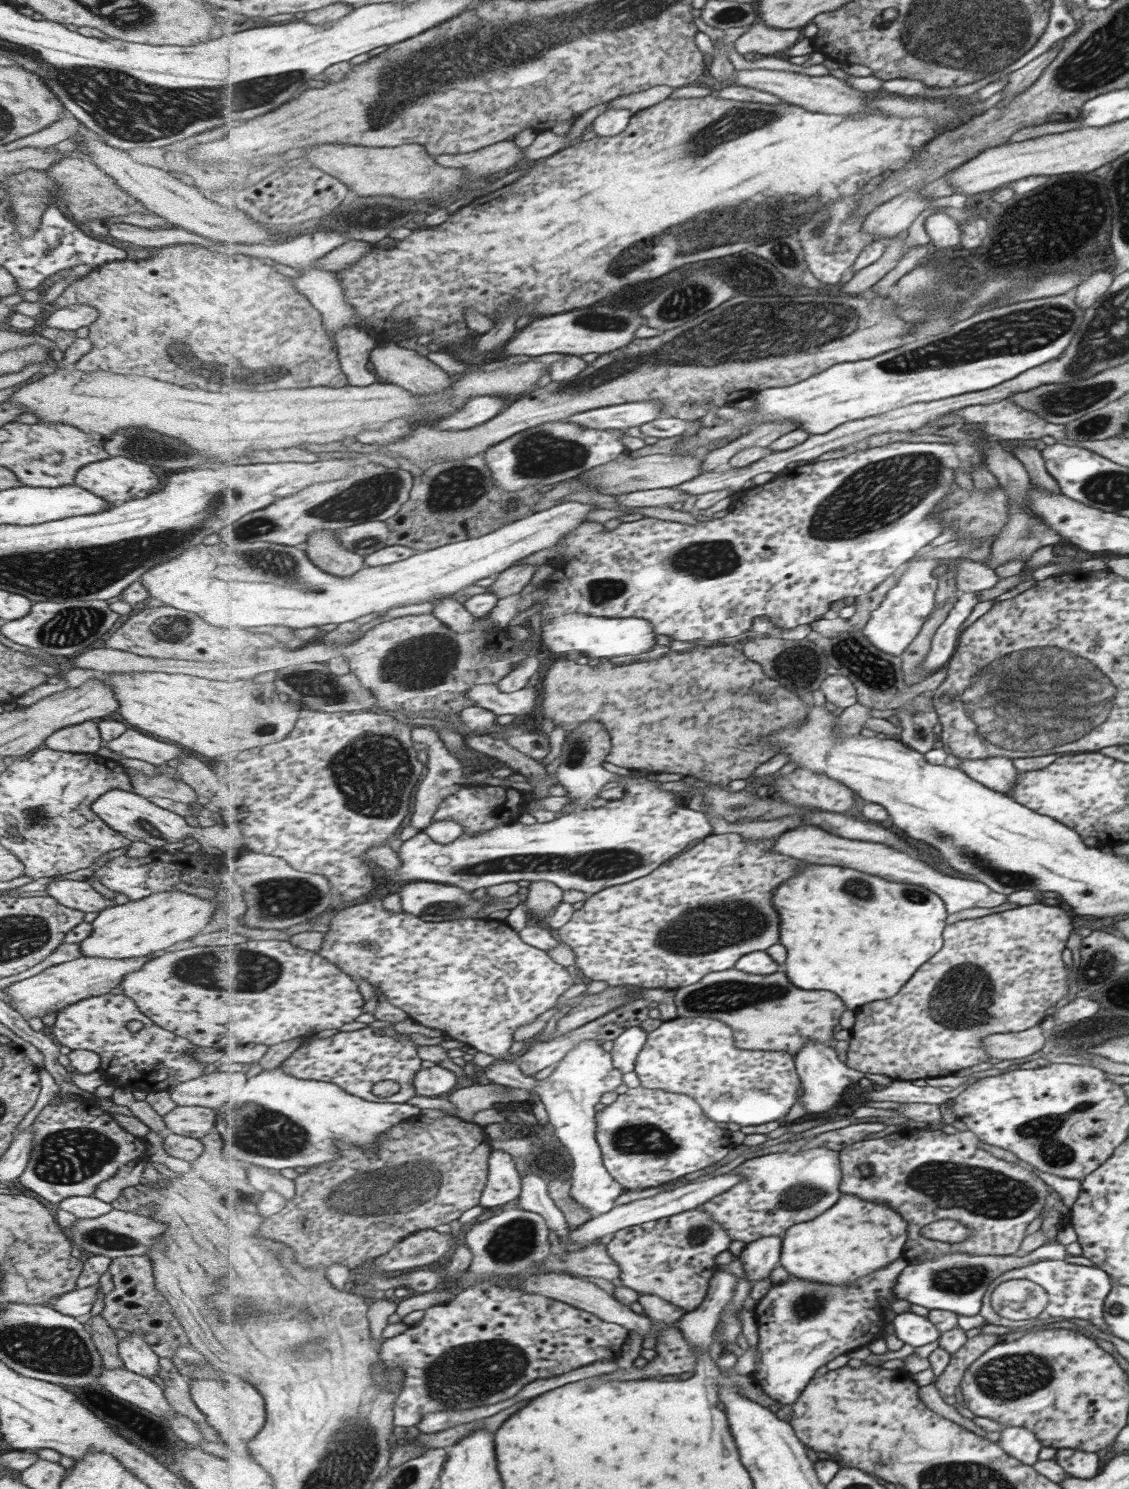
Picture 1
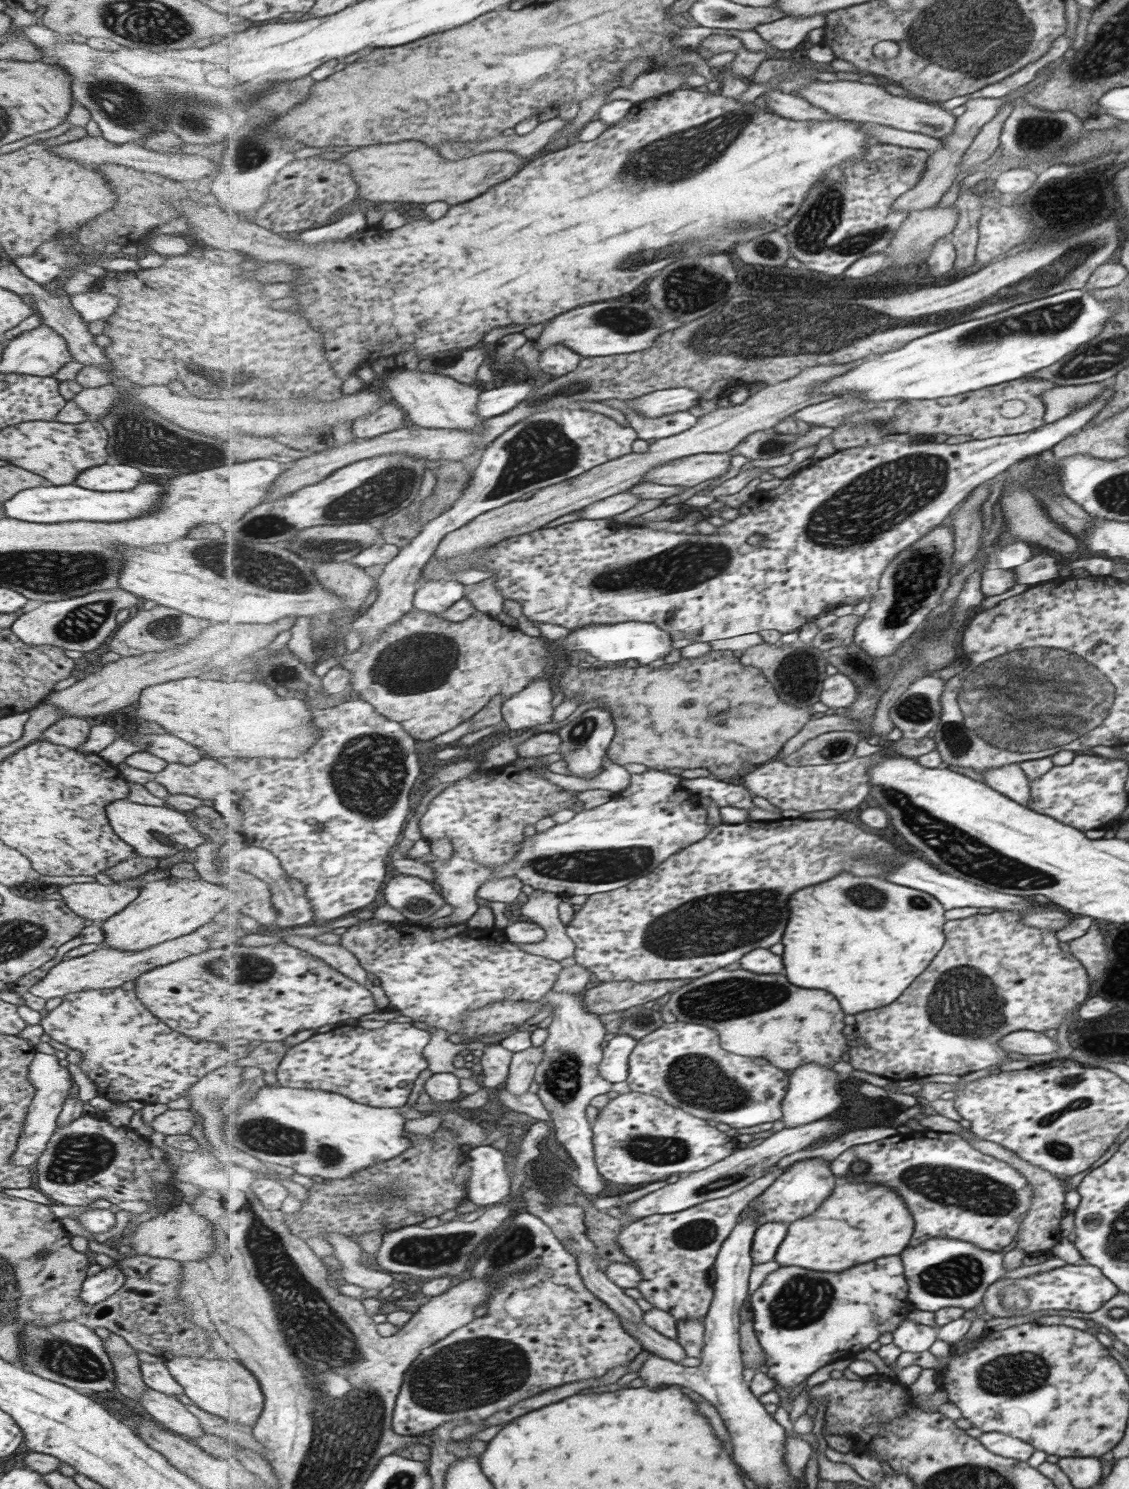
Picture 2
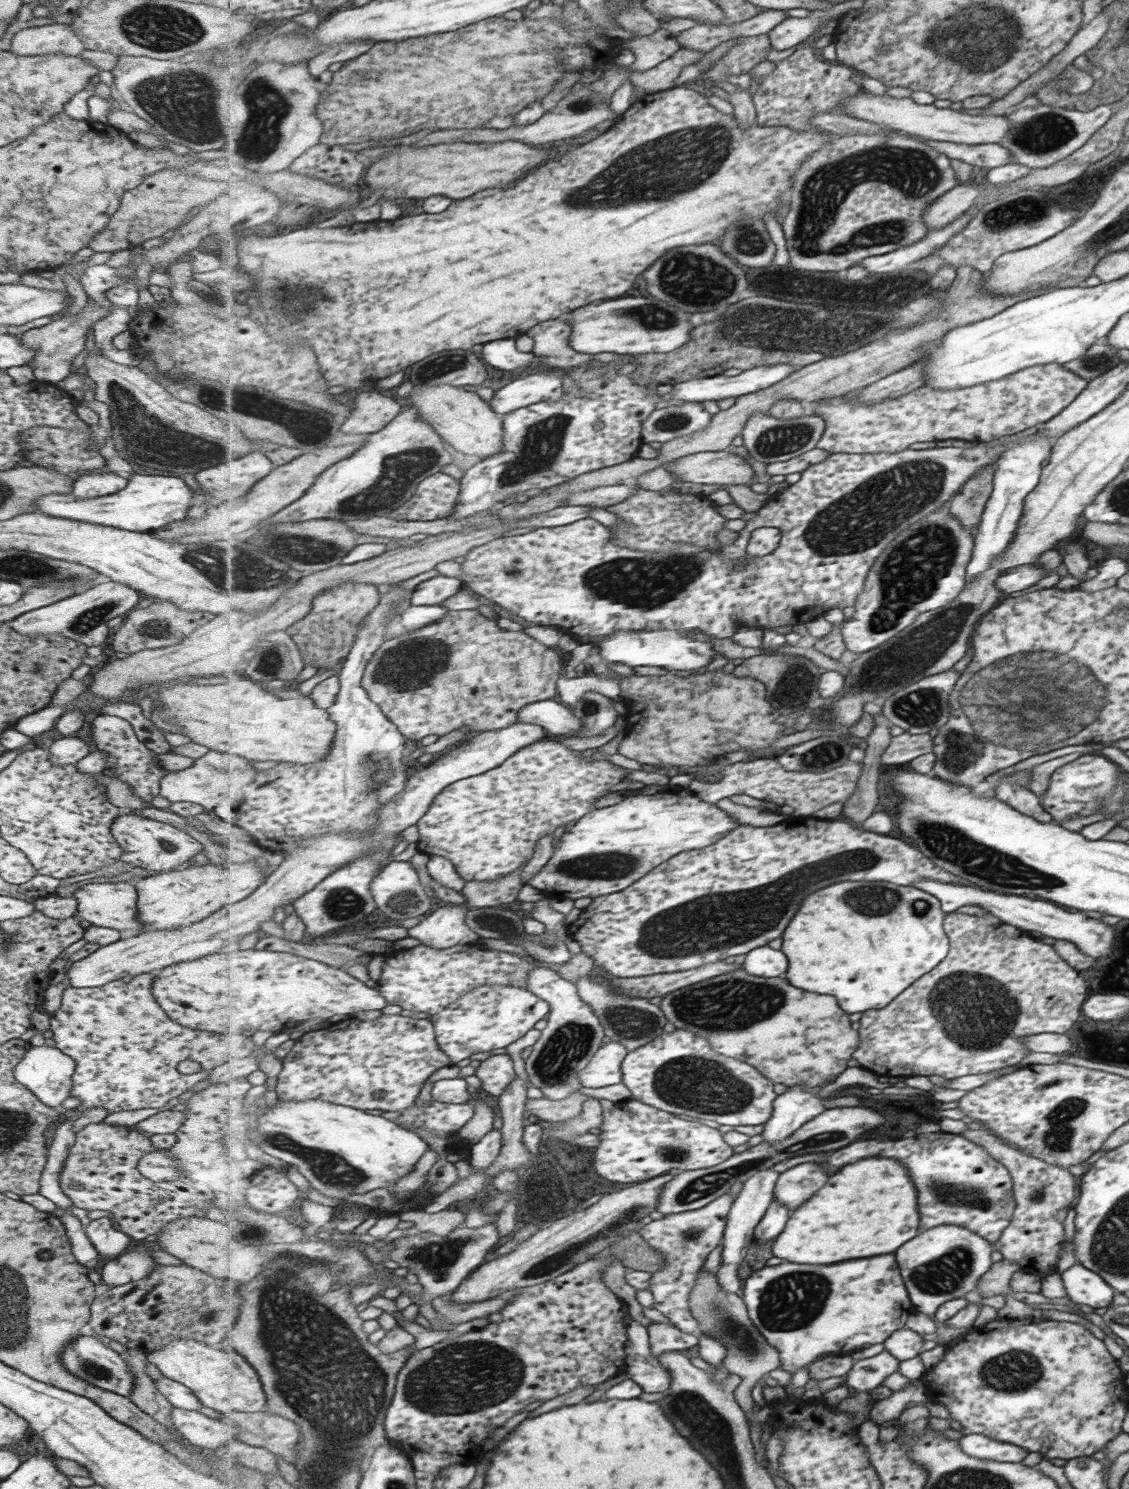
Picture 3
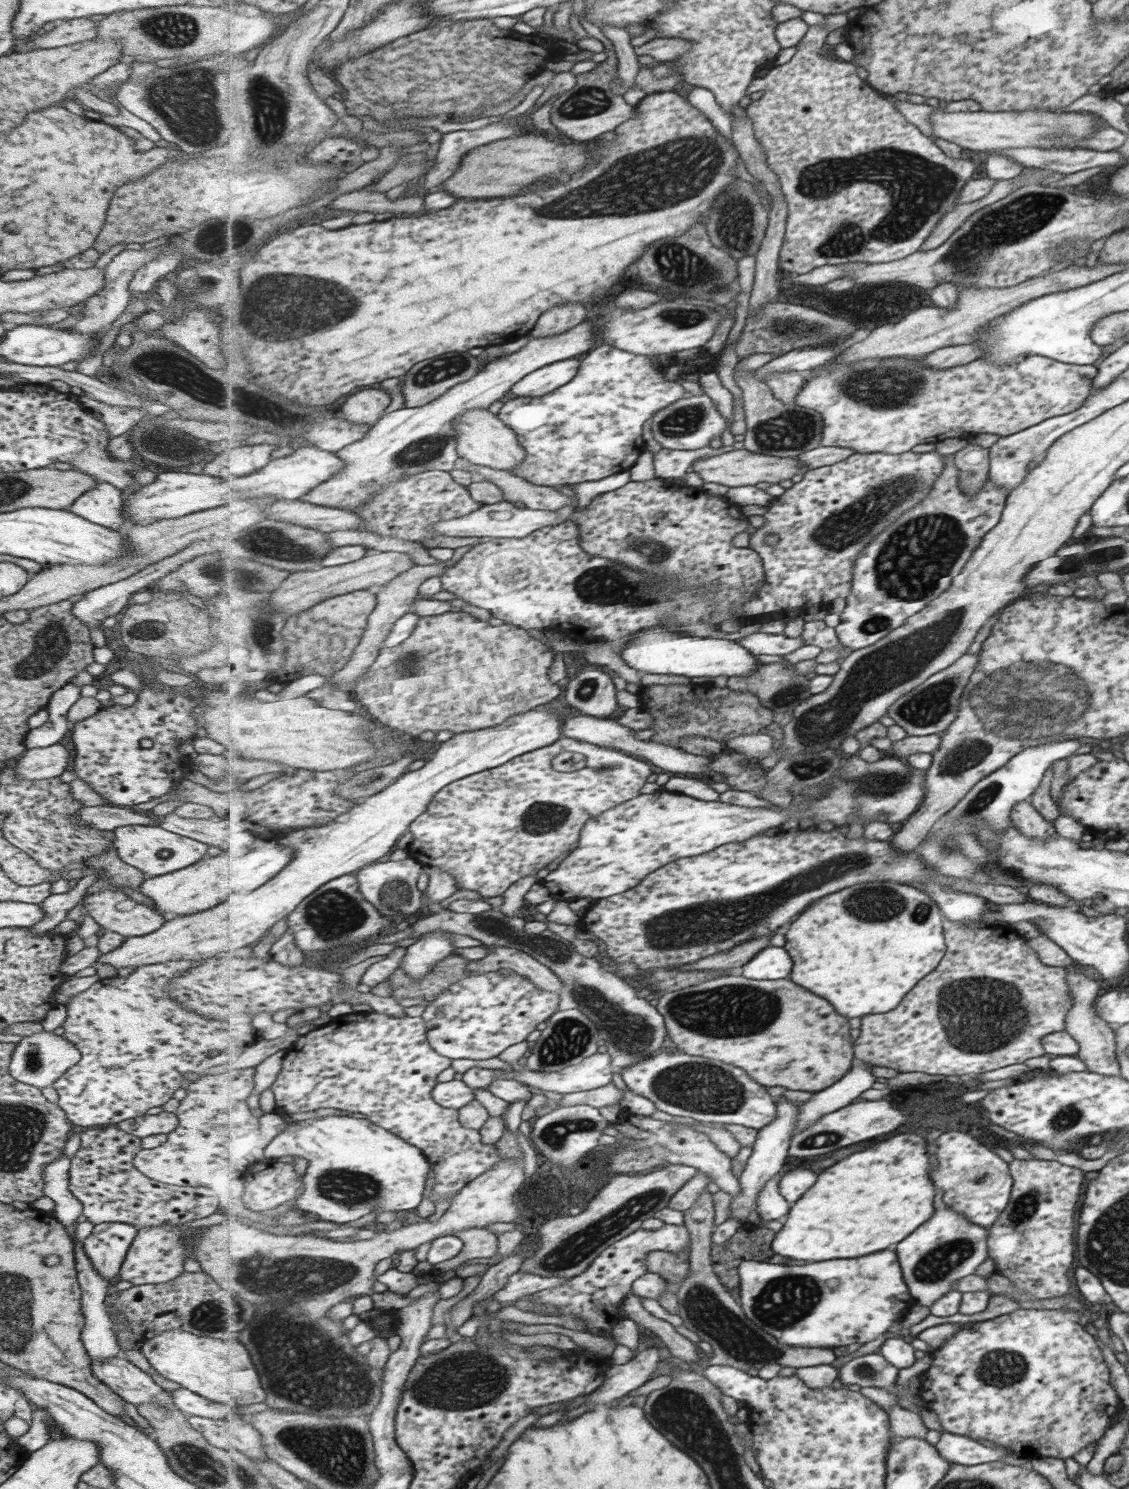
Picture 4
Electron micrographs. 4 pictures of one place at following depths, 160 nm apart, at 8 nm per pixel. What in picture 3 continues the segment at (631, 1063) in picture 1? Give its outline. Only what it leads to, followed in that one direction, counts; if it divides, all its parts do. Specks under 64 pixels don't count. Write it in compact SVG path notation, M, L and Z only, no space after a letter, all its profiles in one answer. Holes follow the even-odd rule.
M620 1042L604 1044L591 1062L579 1073L579 1082L584 1087L603 1088L622 1083L622 1064L630 1050Z

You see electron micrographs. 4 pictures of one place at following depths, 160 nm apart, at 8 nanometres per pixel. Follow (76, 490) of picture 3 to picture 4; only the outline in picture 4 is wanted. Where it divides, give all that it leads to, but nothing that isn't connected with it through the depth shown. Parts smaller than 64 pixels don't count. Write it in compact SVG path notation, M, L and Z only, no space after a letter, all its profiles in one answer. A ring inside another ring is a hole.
M97 481L93 488L79 495L67 509L90 523L114 531L127 526L121 514L121 491L103 481Z

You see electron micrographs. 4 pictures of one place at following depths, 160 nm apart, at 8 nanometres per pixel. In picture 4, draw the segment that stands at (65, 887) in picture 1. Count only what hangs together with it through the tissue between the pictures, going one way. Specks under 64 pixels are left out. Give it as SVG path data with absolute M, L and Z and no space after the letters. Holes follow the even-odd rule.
M101 888L82 897L81 909L101 930L122 936L143 936L161 928L165 916L148 906L133 902L124 892Z

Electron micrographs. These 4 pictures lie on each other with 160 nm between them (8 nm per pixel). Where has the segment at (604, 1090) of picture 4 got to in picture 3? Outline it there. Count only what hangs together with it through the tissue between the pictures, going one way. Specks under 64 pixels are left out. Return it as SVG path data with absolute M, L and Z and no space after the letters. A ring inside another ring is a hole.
M582 1091L572 1094L563 1100L551 1100L543 1096L538 1099L529 1099L526 1110L539 1119L549 1121L565 1121L577 1118L582 1112L584 1102L593 1096L587 1096Z

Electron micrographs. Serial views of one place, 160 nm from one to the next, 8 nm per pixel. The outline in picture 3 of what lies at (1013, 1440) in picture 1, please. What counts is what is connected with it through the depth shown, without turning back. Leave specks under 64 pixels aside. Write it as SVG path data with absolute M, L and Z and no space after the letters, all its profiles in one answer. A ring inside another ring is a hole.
M965 1434L958 1444L966 1455L985 1460L1020 1463L1027 1456L1024 1448L982 1434Z

